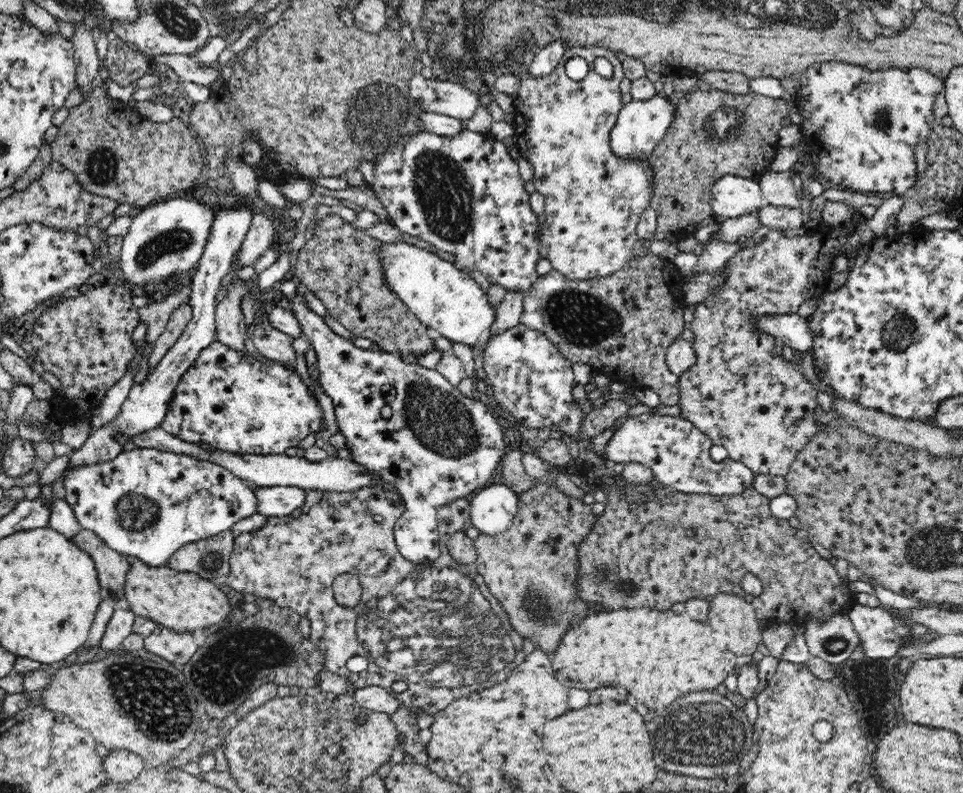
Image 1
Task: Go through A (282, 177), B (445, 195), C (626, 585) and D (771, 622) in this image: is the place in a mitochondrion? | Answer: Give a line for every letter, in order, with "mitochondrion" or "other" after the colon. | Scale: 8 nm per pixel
A: other
B: mitochondrion
C: mitochondrion
D: other

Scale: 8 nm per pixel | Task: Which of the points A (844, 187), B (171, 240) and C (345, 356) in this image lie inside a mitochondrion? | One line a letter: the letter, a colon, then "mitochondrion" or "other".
A: other
B: mitochondrion
C: other

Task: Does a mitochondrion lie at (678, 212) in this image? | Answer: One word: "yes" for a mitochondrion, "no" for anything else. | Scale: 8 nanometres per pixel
no

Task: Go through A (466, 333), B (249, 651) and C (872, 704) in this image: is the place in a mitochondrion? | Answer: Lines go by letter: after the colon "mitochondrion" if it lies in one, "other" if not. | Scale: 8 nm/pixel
A: other
B: mitochondrion
C: other

